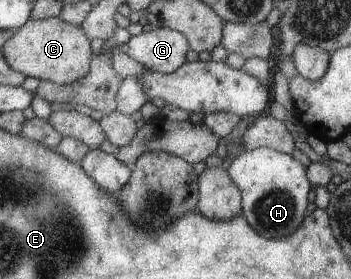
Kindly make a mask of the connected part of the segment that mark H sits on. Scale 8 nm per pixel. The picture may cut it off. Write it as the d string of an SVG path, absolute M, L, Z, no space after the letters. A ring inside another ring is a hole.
M269 147L244 150L230 160L226 171L240 190L240 213L255 232L265 238L279 238L301 224L307 214L307 194L313 187L307 180L306 168L290 154Z

